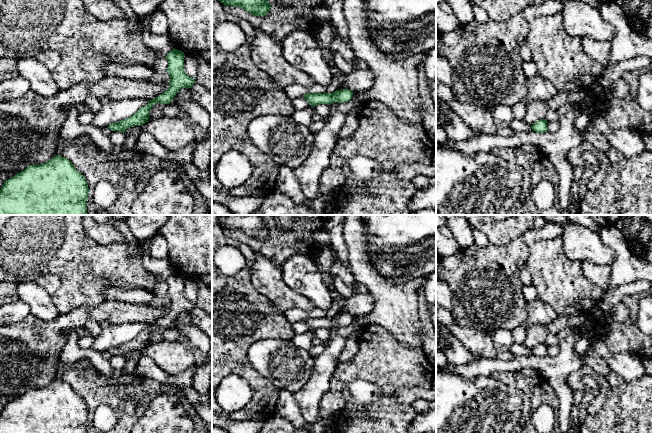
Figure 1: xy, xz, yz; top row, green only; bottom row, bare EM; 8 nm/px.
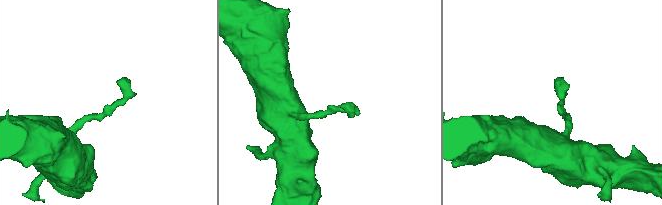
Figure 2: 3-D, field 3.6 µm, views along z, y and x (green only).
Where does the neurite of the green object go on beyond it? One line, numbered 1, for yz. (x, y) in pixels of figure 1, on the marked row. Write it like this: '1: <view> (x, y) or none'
1: none

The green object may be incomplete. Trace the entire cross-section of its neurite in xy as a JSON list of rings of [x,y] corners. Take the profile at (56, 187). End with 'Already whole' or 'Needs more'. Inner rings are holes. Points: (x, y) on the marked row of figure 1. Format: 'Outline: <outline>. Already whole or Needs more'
Outline: [[[55,155],[43,164],[30,165],[4,182],[0,189],[0,215],[88,215],[89,188],[71,161]]]. Already whole

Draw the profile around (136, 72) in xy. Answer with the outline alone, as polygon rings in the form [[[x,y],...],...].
[[[117,63],[105,64],[102,67],[105,77],[122,77],[139,81],[152,81],[154,71],[146,65],[122,66]]]

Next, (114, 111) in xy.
[[[131,98],[123,100],[110,100],[94,114],[92,126],[105,129],[110,124],[122,121],[135,114],[140,108],[148,105],[149,100],[144,98]]]

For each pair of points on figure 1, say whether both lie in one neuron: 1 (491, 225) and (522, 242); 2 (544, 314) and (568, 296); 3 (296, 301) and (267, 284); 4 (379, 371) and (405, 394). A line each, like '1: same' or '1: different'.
1: different
2: different
3: same
4: different

